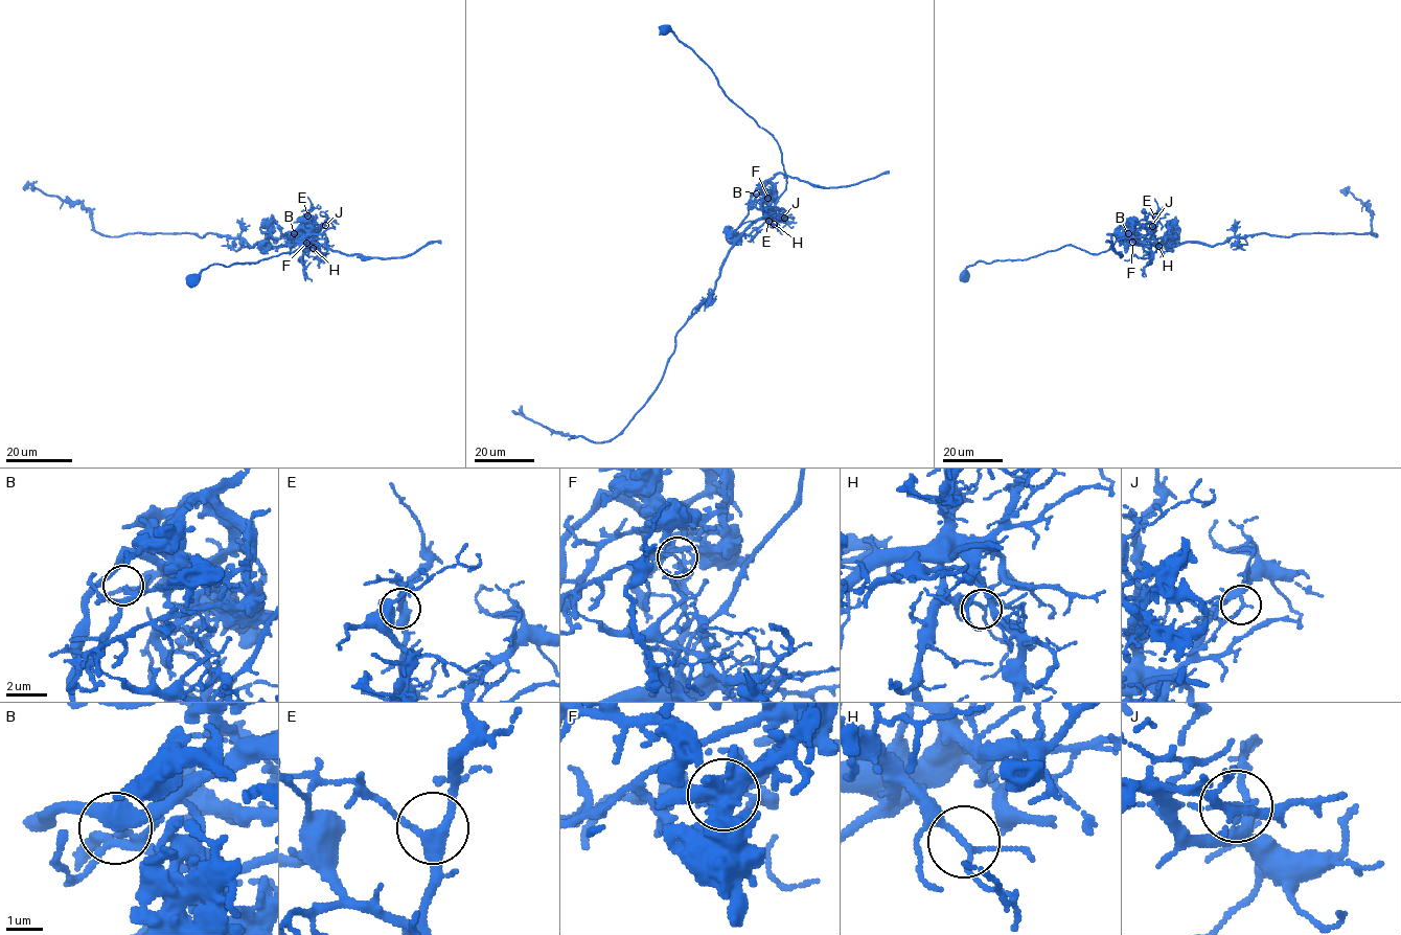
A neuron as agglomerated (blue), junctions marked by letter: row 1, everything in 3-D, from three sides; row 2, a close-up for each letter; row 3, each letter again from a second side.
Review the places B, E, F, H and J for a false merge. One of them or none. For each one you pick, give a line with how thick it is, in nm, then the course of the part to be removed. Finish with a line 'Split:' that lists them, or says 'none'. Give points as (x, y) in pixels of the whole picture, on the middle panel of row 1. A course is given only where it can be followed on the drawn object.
F: calibre 80 nm; course (767, 198), (763, 196), (763, 184), (779, 173), (821, 187), (853, 185), (889, 170)
Split: F

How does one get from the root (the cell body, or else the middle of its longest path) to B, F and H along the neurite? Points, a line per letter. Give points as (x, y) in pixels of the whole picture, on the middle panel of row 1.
B: (665, 29), (711, 69), (722, 91), (776, 141), (786, 175), (777, 173), (765, 183), (762, 194), (756, 194)
F: (665, 29), (711, 69), (722, 91), (776, 141), (786, 175), (777, 173), (765, 183), (763, 197), (767, 198)
H: (665, 29), (711, 69), (722, 91), (776, 141), (786, 187), (770, 210), (768, 220), (774, 224)

